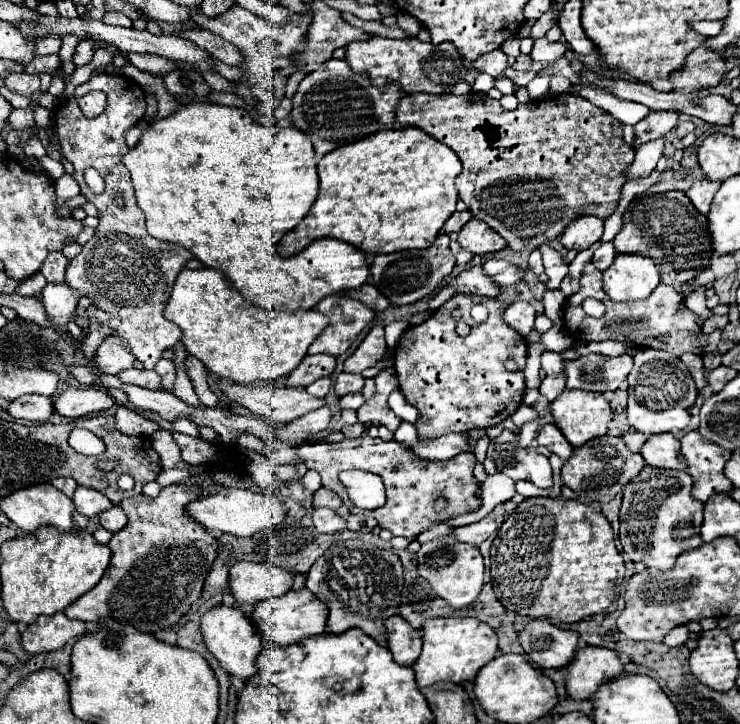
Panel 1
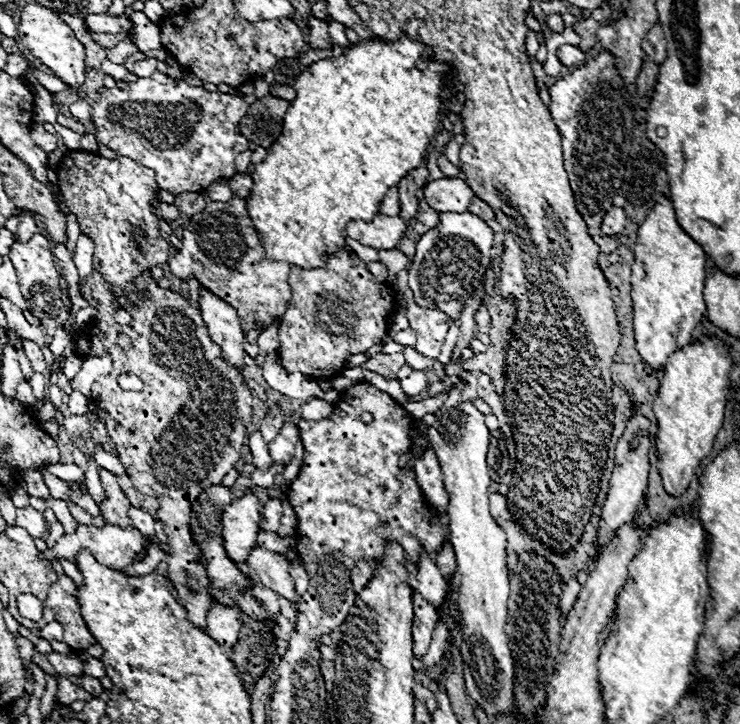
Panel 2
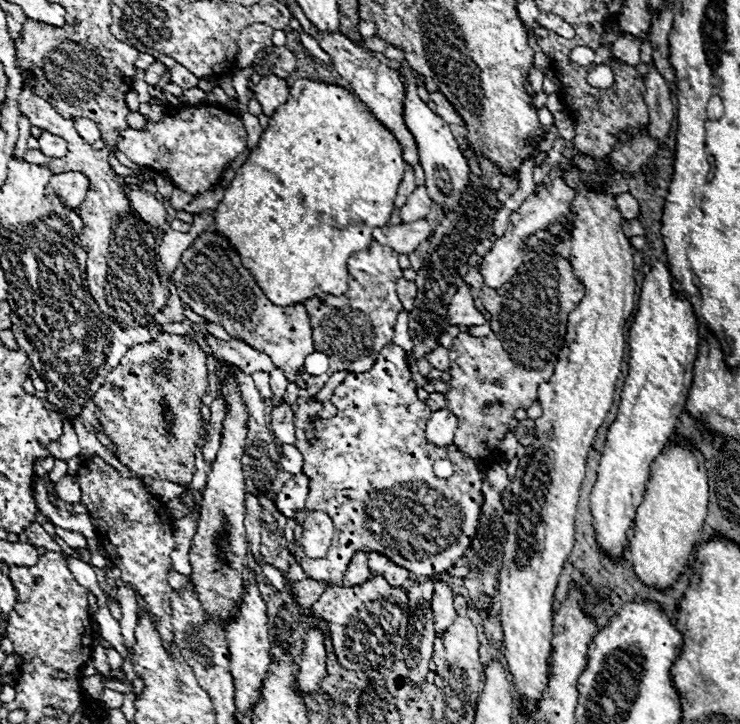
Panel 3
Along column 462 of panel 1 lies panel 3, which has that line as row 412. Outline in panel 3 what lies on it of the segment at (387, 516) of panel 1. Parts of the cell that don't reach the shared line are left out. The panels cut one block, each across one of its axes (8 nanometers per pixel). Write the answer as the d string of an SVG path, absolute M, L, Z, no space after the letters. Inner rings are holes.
M538 254L530 264L534 272L528 272L526 266L520 268L514 280L500 290L486 288L476 266L464 276L474 298L484 300L494 332L486 338L472 338L460 332L450 352L450 392L444 396L448 408L458 418L454 444L476 462L500 458L498 442L506 434L514 410L526 410L538 400L538 384L554 374L558 354L564 346L568 314L584 296L584 288L574 276L570 262L560 254Z

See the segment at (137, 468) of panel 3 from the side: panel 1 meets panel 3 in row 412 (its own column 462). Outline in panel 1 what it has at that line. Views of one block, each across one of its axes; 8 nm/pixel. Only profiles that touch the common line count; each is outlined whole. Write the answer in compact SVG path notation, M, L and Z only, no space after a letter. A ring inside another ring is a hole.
M408 94L400 100L396 118L398 126L416 126L456 152L464 166L462 174L456 178L460 200L474 218L496 230L516 252L532 252L560 238L574 218L598 216L606 220L612 216L626 182L622 170L634 160L634 148L622 140L622 122L574 94L558 94L546 100L520 104L512 112L504 110L498 100L487 94Z

